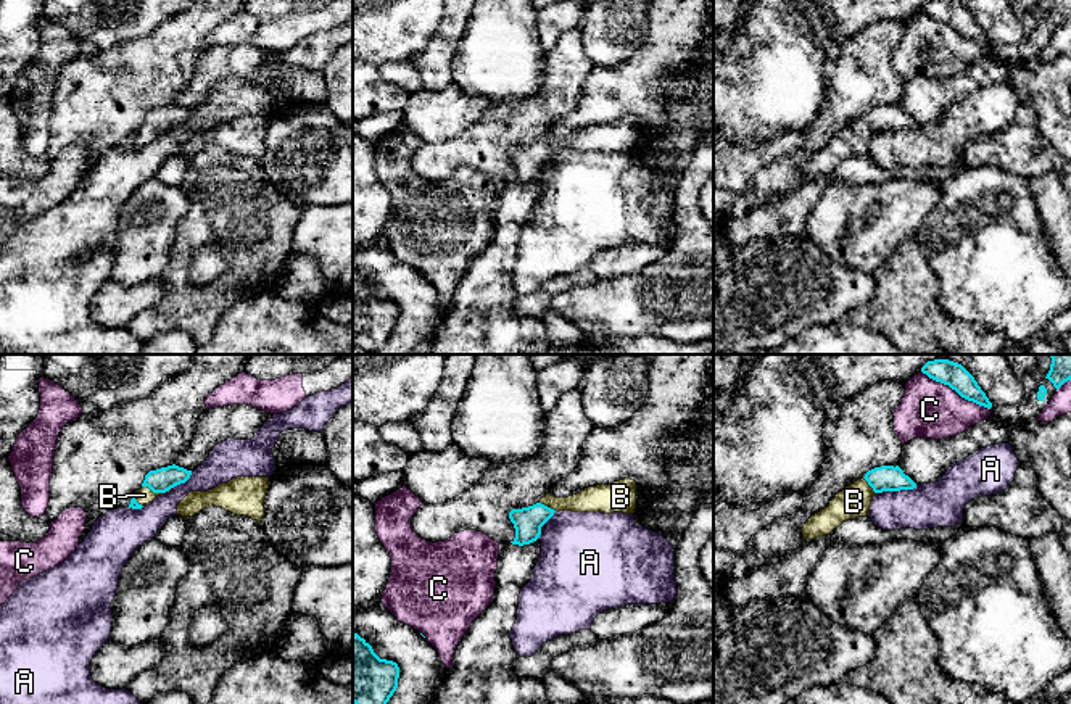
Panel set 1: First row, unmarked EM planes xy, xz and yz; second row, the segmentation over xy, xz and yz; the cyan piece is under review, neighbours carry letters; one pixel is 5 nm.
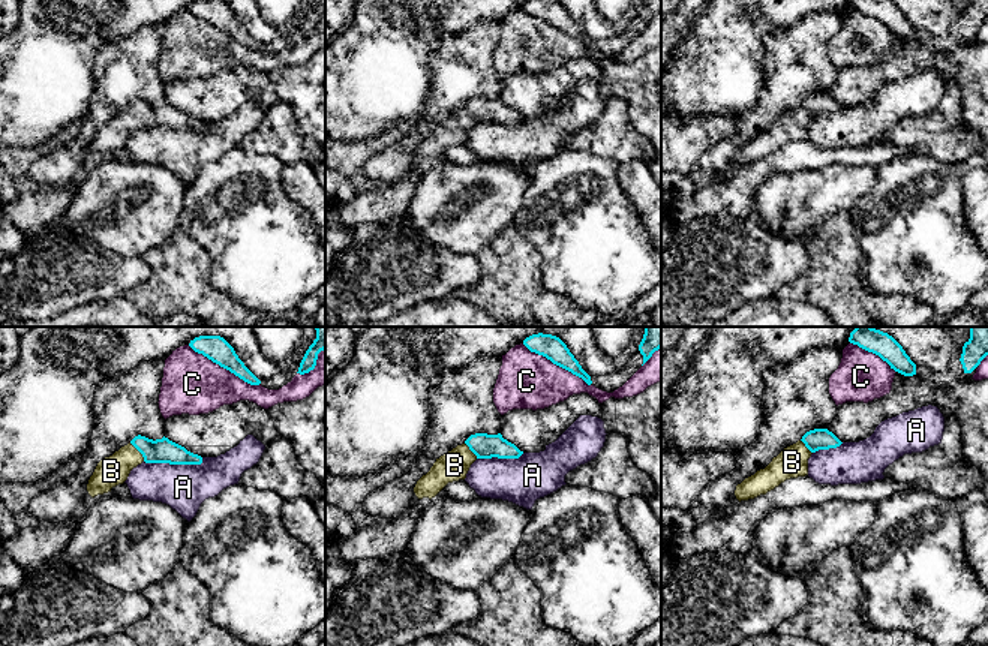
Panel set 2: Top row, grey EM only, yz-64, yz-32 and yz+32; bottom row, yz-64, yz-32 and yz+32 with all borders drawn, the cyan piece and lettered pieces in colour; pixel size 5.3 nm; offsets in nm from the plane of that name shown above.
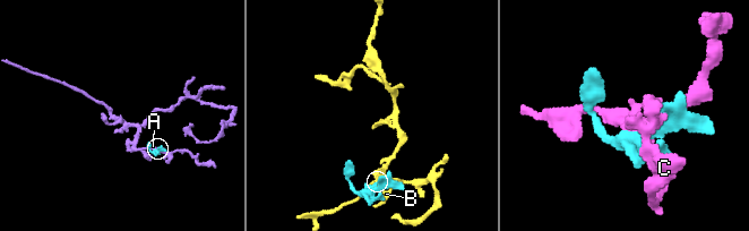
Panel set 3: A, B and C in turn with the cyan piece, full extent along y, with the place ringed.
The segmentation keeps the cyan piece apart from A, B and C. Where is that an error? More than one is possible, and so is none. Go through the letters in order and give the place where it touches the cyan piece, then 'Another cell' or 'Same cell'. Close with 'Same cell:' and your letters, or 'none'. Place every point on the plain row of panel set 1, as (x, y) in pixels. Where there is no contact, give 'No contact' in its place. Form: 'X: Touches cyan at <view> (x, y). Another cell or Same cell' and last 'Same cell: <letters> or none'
A: Touches cyan at yz (896, 129). Another cell
B: Touches cyan at xy (157, 131). Same cell
C: Touches cyan at yz (955, 29). Another cell
Same cell: B

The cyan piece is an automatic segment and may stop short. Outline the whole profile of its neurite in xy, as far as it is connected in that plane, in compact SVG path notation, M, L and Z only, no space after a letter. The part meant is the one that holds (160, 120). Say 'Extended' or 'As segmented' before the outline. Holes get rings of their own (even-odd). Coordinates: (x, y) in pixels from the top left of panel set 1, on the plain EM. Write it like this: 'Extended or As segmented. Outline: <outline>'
Extended. Outline: M176 103L150 110L145 114L142 127L132 135L129 147L142 148L159 134L171 130L174 126L185 122L192 114L192 110L179 106Z

